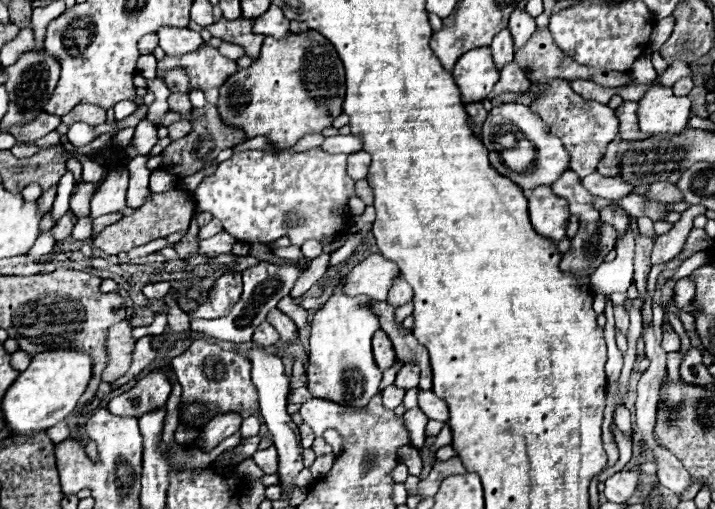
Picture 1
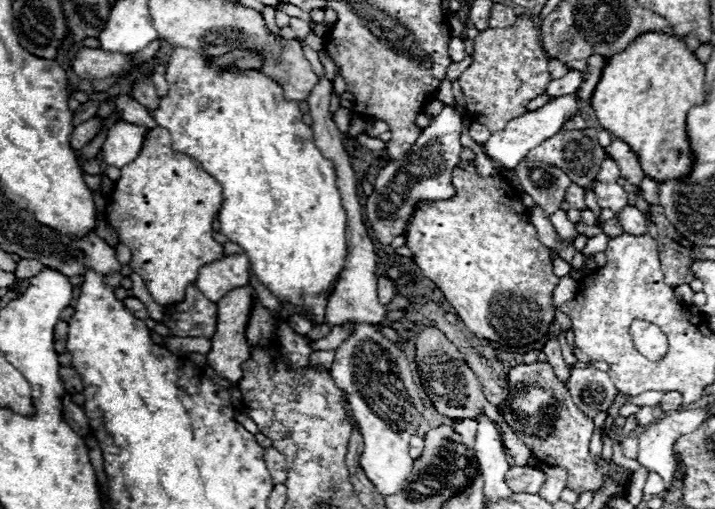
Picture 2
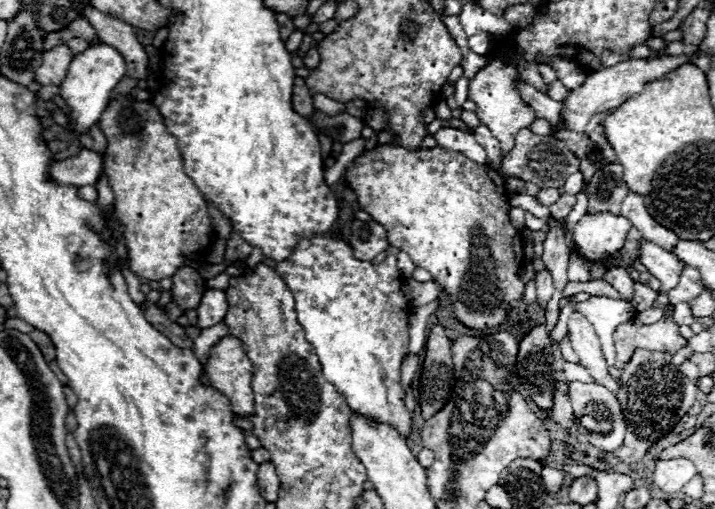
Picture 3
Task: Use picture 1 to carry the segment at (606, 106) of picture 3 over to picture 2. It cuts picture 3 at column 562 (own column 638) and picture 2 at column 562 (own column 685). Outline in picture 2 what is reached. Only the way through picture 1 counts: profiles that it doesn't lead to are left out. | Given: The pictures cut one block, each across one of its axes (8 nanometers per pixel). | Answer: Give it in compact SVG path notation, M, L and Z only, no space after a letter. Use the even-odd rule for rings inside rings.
M568 94L568 96L560 96L560 98L552 98L546 106L538 108L536 112L526 112L518 118L512 118L504 130L494 132L488 142L484 144L486 154L492 156L496 162L500 162L504 168L514 168L518 160L522 160L528 150L532 150L534 146L538 146L540 142L544 142L546 138L552 138L554 134L558 134L564 124L578 114L578 96L576 94Z

